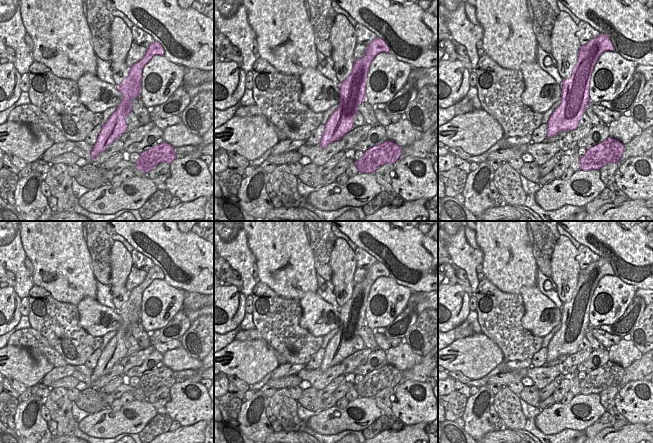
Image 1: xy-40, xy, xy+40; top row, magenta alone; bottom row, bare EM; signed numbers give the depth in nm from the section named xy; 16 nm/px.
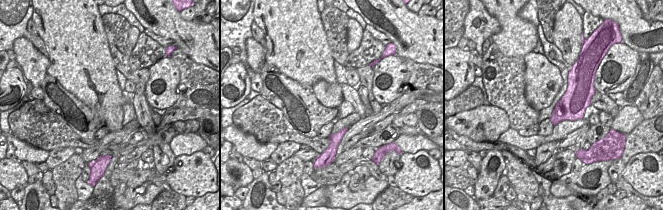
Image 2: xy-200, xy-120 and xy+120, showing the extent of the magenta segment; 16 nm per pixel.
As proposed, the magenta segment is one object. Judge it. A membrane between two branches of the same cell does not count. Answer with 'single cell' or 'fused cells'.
fused cells

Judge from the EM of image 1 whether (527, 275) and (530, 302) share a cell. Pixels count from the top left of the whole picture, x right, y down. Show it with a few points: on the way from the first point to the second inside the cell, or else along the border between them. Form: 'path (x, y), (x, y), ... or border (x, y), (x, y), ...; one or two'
border (536, 285), (523, 286), (519, 293); two

